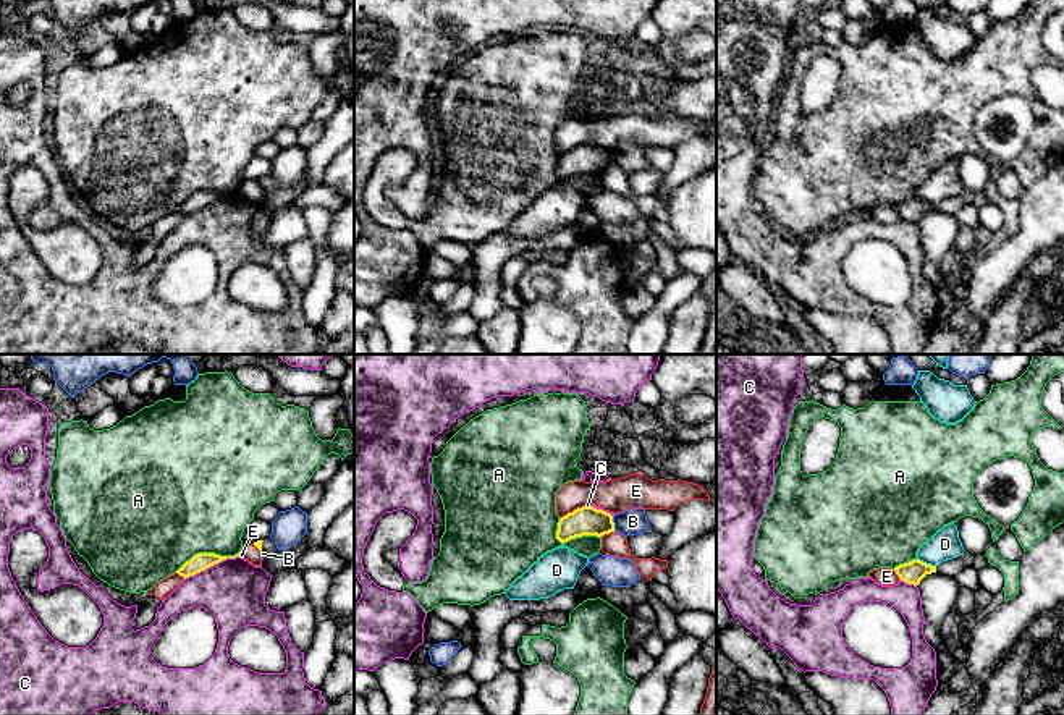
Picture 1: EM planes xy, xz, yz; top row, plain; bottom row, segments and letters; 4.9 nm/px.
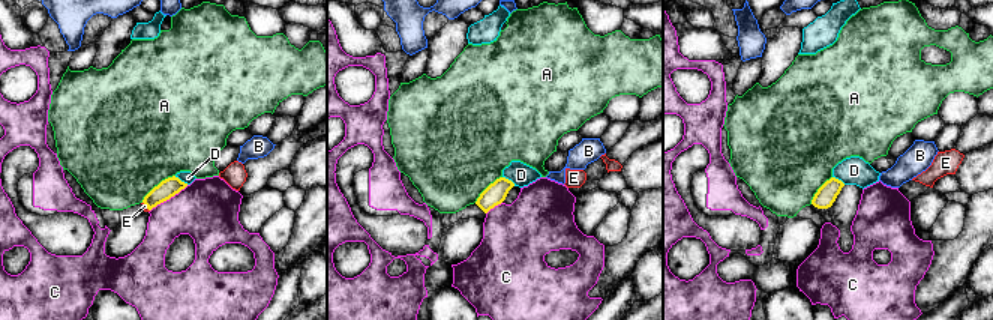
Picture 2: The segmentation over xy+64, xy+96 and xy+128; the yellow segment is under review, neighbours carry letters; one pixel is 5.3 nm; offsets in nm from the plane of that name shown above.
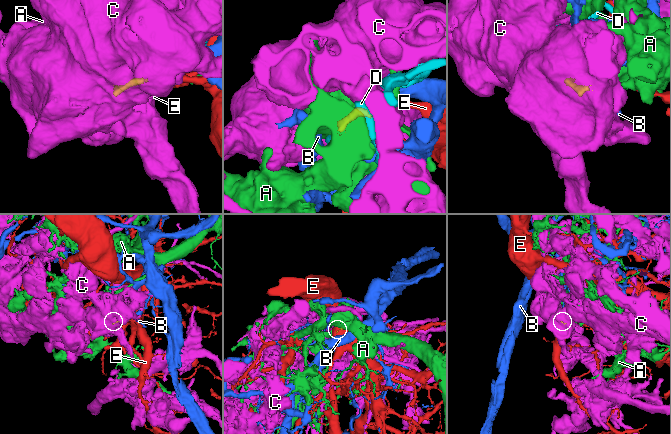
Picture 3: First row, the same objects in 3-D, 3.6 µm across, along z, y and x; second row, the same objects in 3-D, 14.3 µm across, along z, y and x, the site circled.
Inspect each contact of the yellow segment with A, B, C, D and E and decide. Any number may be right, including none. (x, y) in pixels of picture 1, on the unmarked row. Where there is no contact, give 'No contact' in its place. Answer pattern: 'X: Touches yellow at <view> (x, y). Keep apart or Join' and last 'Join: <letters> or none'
A: Touches yellow at xy (207, 191). Keep apart
B: Touches yellow at xz (613, 162). Keep apart
C: Touches yellow at xy (211, 203). Keep apart
D: Touches yellow at yz (925, 201). Keep apart
E: Touches yellow at xz (574, 148). Keep apart
Join: none

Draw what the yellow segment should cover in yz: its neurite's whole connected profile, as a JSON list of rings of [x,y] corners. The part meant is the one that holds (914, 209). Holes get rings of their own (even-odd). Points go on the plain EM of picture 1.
[[[964,189],[961,194],[943,199],[938,204],[927,202],[920,197],[912,197],[909,201],[896,204],[894,209],[901,218],[918,223],[920,218],[927,212],[931,212],[931,210],[939,210],[939,212],[944,212],[949,215],[956,215],[964,207],[973,204],[973,196],[975,196],[975,192]]]

